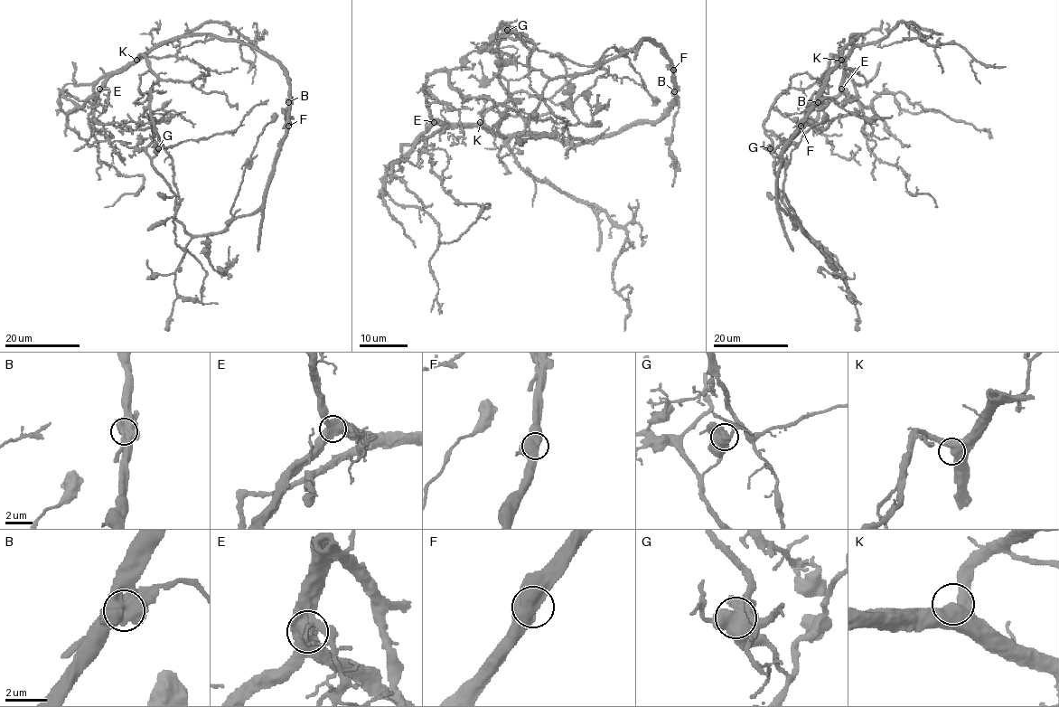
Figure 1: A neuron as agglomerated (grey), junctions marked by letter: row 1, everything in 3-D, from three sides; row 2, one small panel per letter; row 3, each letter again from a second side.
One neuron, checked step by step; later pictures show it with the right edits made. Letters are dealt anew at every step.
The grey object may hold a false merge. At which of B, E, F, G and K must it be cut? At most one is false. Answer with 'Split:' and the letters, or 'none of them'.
Split: B

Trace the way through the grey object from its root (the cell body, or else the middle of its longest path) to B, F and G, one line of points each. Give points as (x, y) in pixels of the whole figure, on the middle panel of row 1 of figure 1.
B: (490, 131), (543, 135), (585, 144), (613, 136), (639, 123), (656, 123), (673, 107), (674, 90)
F: (490, 131), (543, 135), (585, 144), (613, 136), (639, 123), (656, 123), (673, 107), (673, 70)
G: (490, 131), (483, 115), (509, 96), (499, 77), (501, 23), (502, 36), (481, 51), (503, 40), (507, 30)

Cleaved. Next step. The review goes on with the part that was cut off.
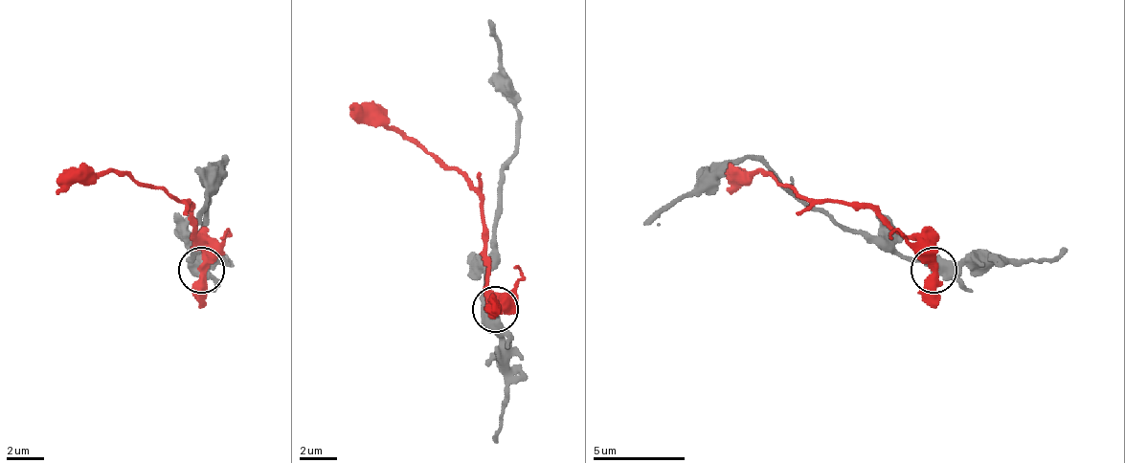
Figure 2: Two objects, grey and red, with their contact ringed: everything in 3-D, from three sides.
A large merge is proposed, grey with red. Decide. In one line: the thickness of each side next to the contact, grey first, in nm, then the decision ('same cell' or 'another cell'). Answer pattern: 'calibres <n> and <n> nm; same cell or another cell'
calibres 600 and 440 nm; another cell

